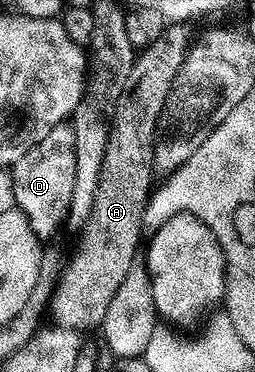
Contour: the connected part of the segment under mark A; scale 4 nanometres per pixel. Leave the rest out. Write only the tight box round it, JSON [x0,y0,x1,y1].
[53,21,193,333]

